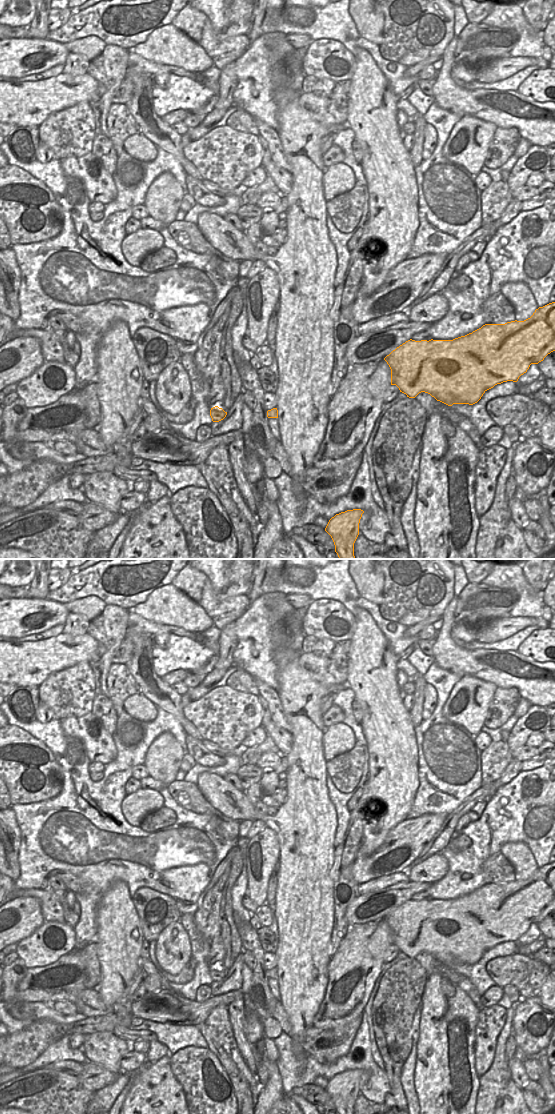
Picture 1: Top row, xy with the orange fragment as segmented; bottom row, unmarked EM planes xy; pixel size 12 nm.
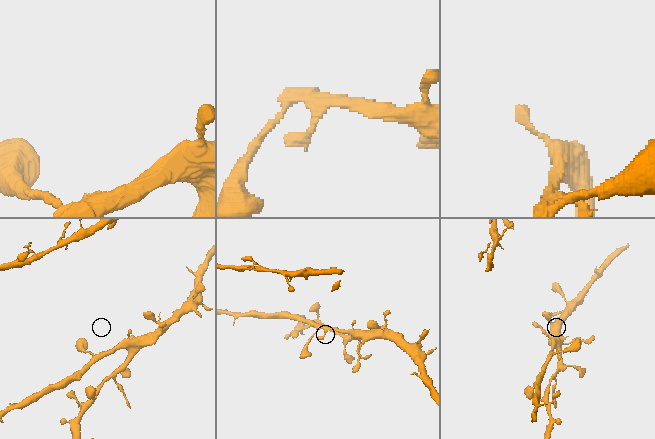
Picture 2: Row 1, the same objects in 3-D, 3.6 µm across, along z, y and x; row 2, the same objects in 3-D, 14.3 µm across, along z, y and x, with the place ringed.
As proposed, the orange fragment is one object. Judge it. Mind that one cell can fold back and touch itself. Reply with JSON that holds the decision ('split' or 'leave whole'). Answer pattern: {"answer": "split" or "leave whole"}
{"answer": "leave whole"}

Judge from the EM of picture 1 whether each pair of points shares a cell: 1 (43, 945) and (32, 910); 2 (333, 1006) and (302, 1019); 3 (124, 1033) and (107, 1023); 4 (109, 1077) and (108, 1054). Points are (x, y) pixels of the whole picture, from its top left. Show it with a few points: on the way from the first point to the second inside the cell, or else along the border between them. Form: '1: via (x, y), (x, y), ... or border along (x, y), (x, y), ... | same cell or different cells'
1: border along (45, 922), (19, 942) | different cells
2: border along (324, 992), (324, 998), (311, 1025) | different cells
3: border along (118, 1024), (111, 1032) | different cells
4: border along (87, 1062), (99, 1064), (118, 1074) | different cells

